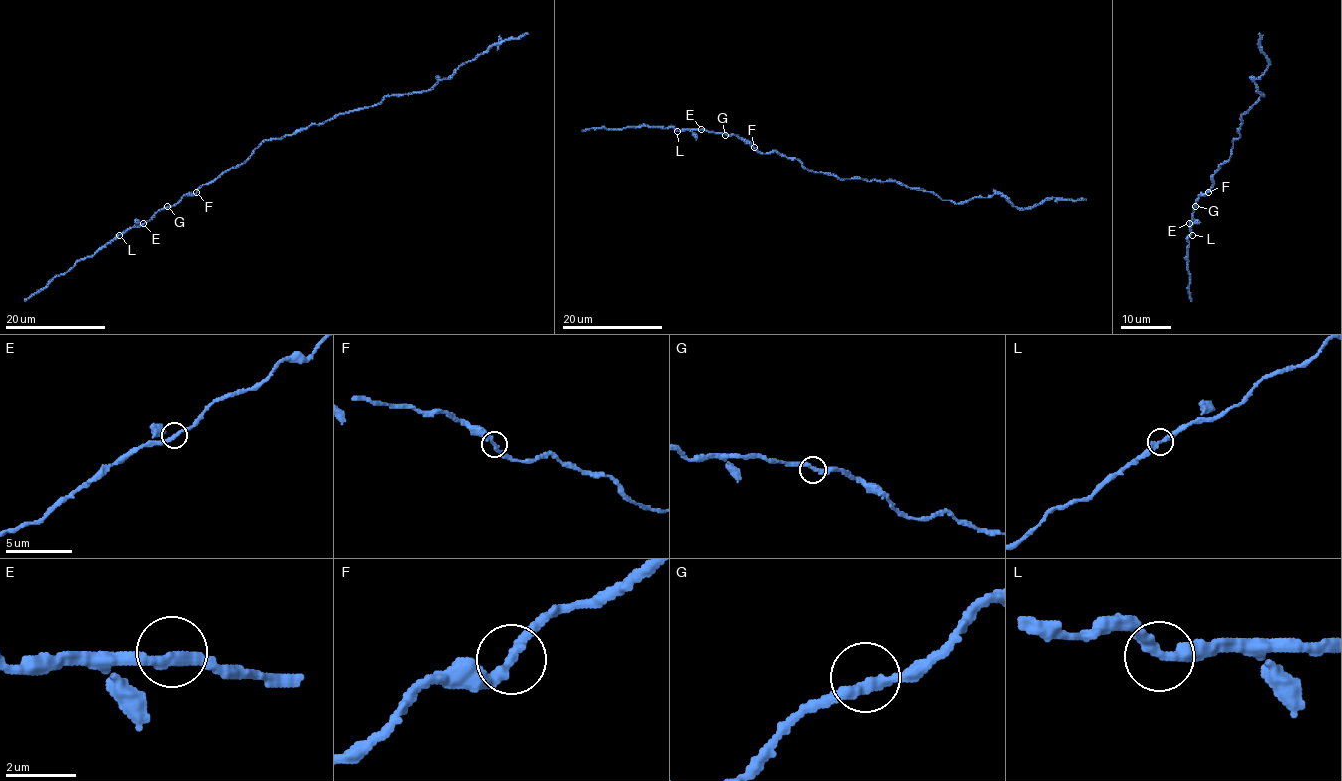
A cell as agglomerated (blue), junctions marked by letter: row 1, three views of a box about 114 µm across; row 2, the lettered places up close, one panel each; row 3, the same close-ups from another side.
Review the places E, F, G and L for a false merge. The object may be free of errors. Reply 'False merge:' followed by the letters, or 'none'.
False merge: none

